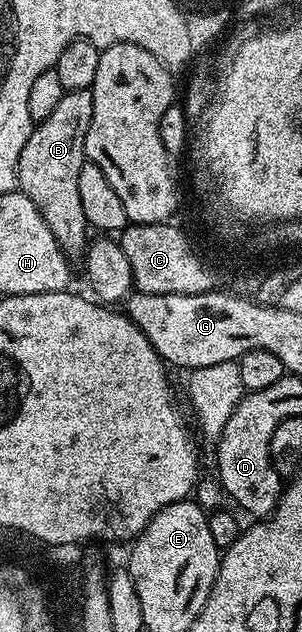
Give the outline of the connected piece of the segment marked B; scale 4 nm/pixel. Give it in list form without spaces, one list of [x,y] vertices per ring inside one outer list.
[[[90,88],[84,90],[63,91],[56,110],[48,114],[48,118],[37,121],[31,127],[28,142],[24,142],[24,150],[20,150],[18,163],[17,191],[23,192],[34,203],[36,210],[40,210],[40,218],[48,222],[48,230],[60,246],[60,250],[67,258],[81,257],[86,251],[88,243],[88,225],[86,222],[86,202],[84,199],[84,169],[88,163],[86,158],[86,135],[88,126],[92,122],[92,102],[94,94]]]

